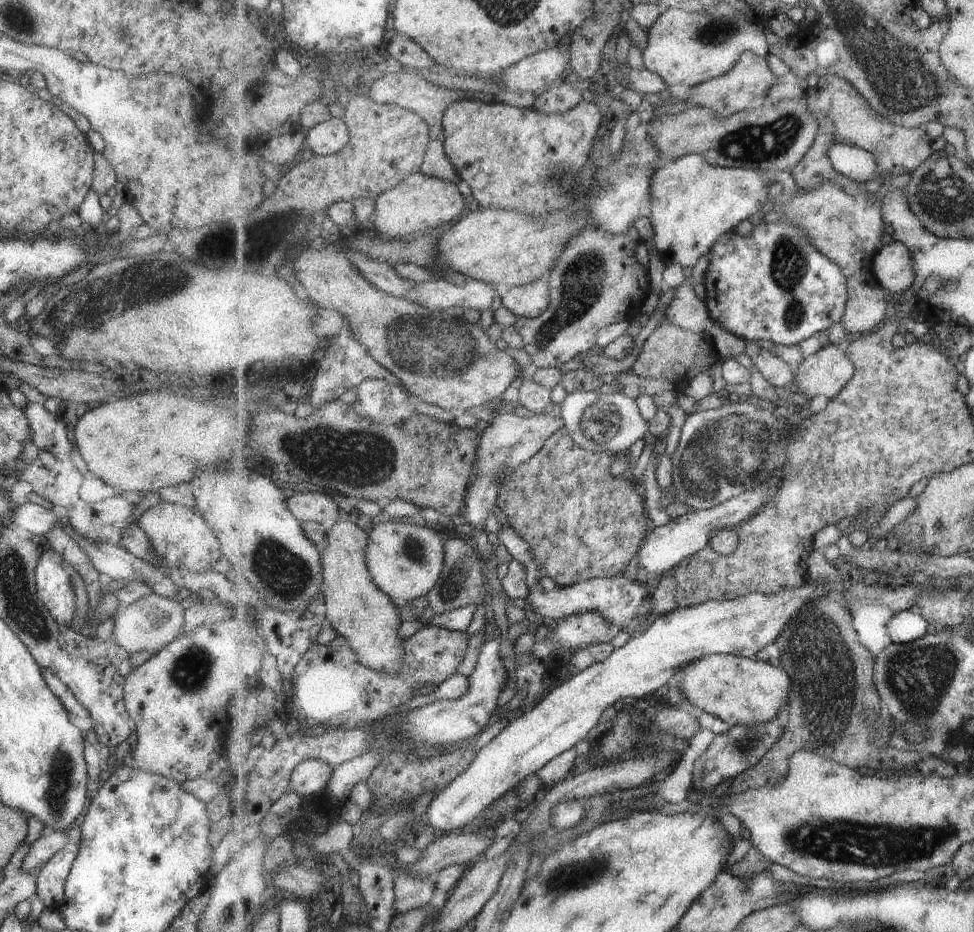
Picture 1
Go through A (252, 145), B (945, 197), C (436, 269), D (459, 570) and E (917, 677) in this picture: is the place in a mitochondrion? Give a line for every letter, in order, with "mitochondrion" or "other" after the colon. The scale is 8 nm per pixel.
A: other
B: mitochondrion
C: other
D: mitochondrion
E: mitochondrion

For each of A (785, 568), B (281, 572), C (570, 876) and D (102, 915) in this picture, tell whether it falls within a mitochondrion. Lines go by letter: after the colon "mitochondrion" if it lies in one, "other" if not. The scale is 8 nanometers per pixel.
A: other
B: mitochondrion
C: mitochondrion
D: mitochondrion

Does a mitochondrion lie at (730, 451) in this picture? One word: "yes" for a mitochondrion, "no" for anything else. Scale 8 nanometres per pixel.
yes

